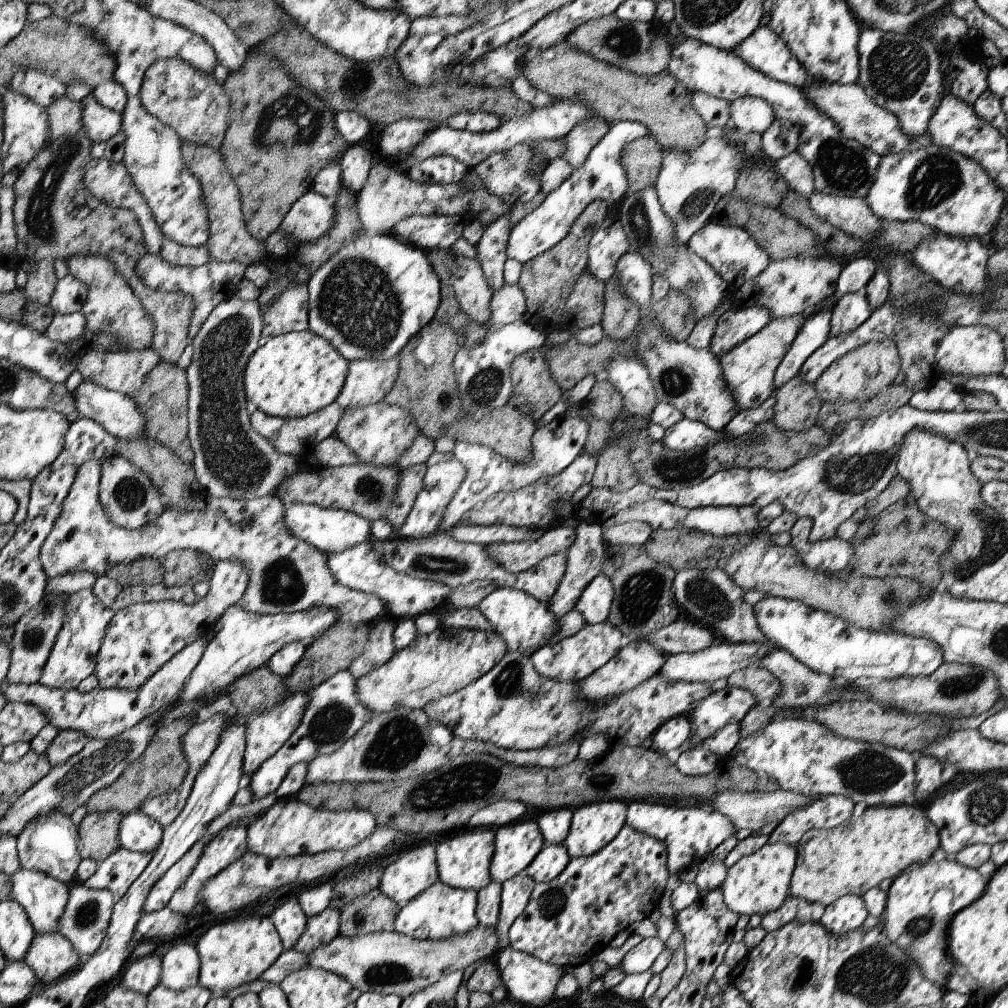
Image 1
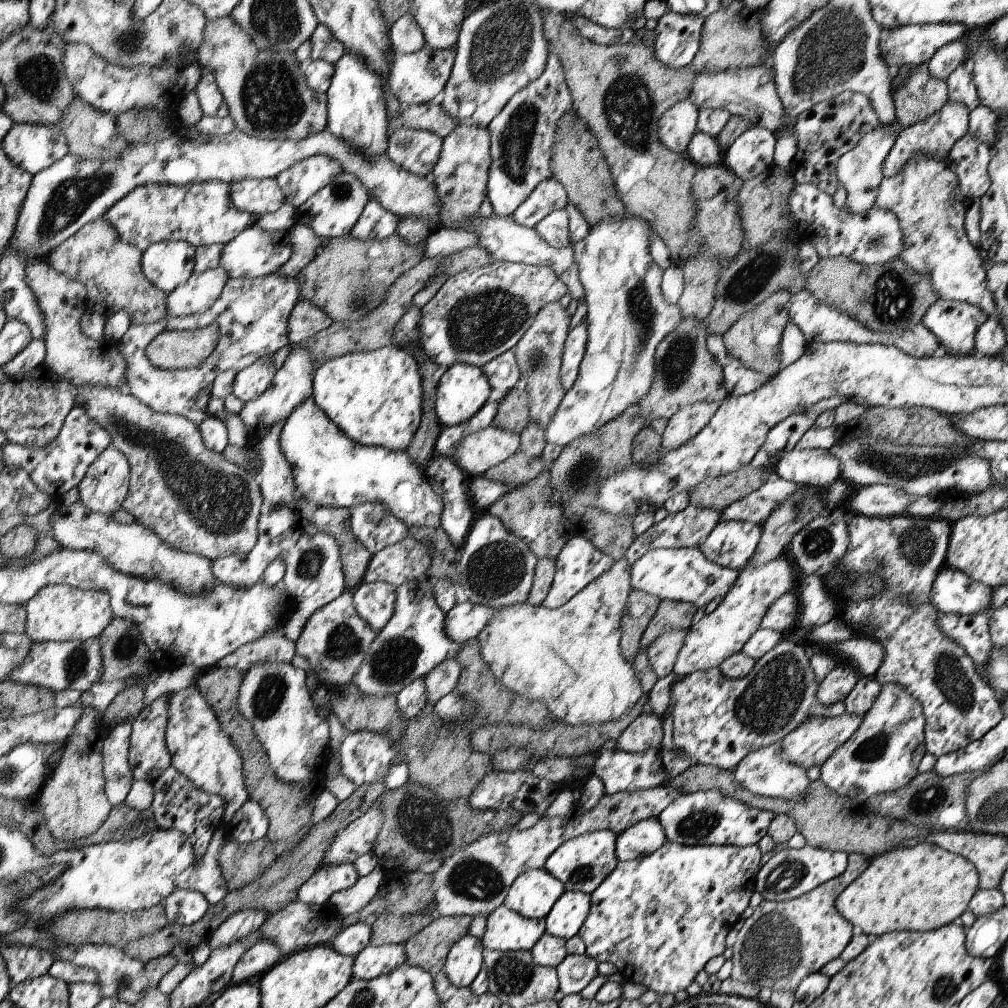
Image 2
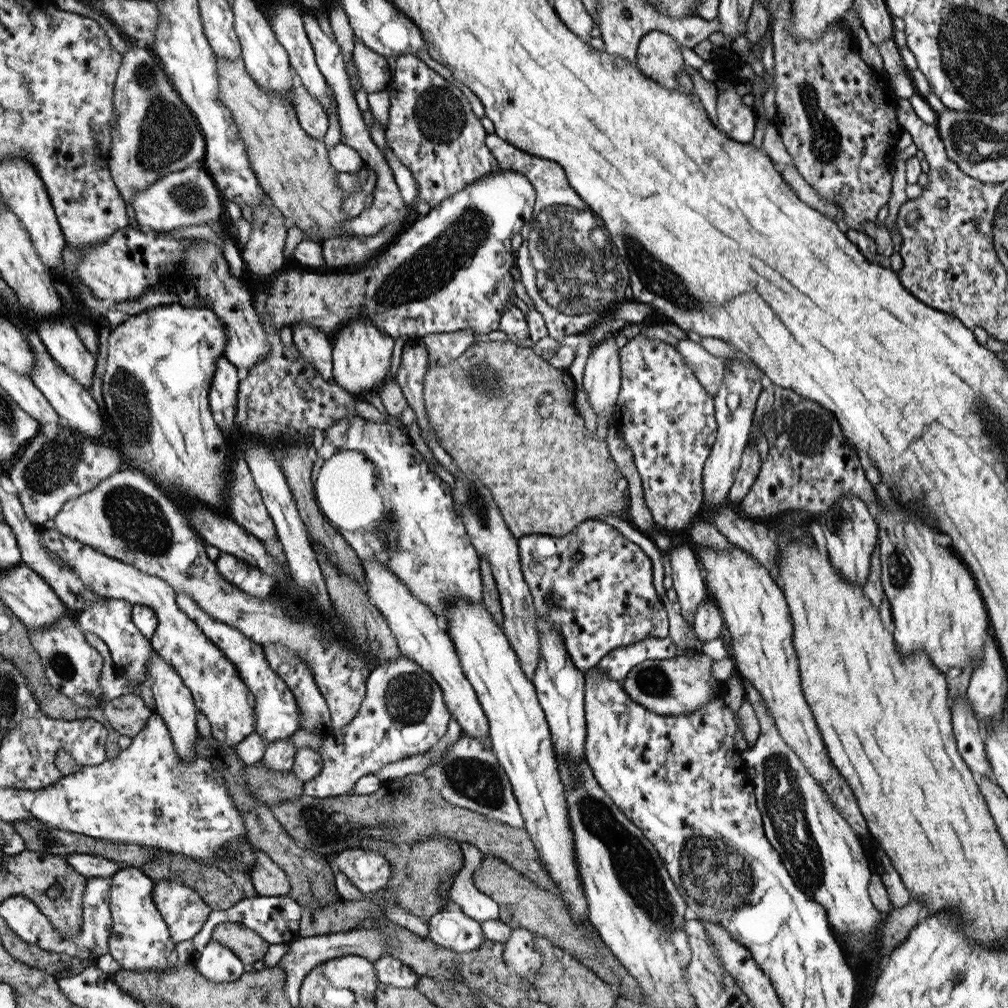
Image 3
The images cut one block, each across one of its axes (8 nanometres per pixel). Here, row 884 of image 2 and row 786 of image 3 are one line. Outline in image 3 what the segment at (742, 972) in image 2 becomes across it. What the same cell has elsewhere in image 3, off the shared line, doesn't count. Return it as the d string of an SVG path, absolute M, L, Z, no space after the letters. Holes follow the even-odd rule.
M731 544L729 551L716 551L700 545L699 560L705 583L722 611L725 628L731 639L729 654L735 662L736 674L752 682L769 714L774 719L781 739L796 753L810 776L826 791L831 805L846 819L858 835L869 863L874 860L872 836L860 812L847 780L832 764L813 712L806 702L801 685L799 660L793 643L793 620L783 590L767 570L747 552Z

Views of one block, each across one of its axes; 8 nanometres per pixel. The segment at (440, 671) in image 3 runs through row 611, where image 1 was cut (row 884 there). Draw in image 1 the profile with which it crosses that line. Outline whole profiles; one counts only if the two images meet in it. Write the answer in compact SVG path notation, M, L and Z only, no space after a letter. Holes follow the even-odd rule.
M412 844L409 850L400 854L400 858L384 870L379 889L404 906L438 881L436 845Z

